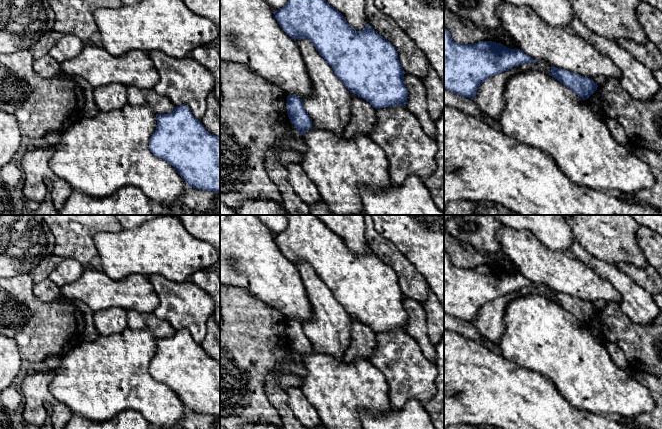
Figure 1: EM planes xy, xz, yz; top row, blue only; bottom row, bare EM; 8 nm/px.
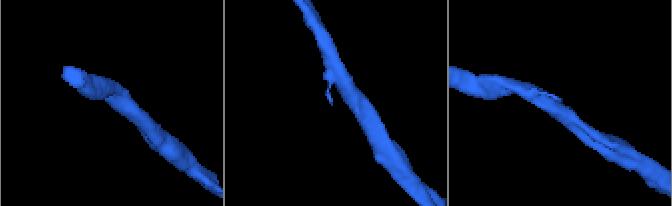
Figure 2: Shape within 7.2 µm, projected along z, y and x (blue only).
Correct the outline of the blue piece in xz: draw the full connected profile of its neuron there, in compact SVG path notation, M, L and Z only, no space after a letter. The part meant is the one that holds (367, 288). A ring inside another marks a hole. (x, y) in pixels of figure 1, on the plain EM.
M286 215L286 217L288 226L284 231L276 234L274 239L287 259L294 265L298 262L311 265L349 316L365 323L375 333L396 329L406 331L408 314L403 304L405 296L398 284L398 277L390 266L378 258L369 247L360 256L353 253L344 240L329 229L316 215Z

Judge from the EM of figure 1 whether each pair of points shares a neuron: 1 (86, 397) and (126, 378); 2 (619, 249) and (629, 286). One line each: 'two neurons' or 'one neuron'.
1: one neuron
2: two neurons

